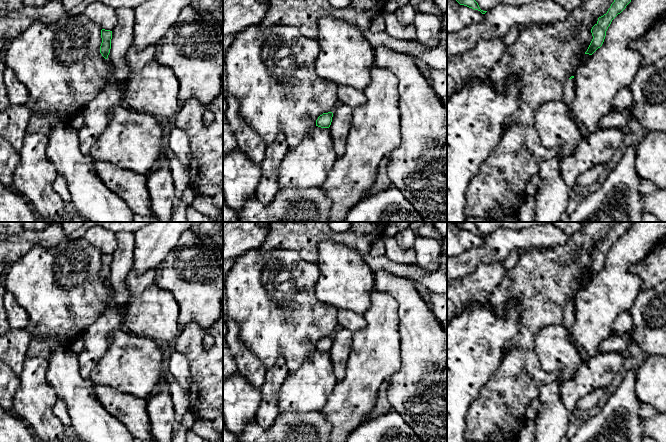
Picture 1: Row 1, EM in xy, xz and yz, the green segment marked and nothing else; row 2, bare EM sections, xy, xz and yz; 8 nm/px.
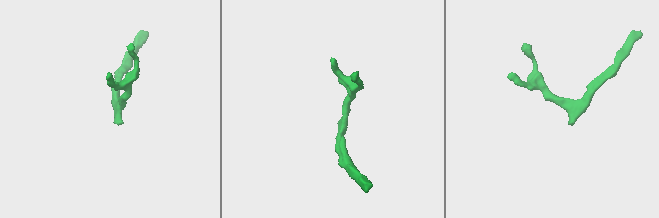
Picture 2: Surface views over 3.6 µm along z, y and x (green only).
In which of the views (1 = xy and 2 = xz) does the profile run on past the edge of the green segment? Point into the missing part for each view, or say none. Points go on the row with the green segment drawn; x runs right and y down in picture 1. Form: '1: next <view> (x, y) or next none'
1: next none
2: next none

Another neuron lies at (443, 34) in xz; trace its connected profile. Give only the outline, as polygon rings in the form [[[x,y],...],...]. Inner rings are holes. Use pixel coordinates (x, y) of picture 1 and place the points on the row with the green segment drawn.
[[[447,13],[441,16],[441,32],[439,46],[447,49]]]

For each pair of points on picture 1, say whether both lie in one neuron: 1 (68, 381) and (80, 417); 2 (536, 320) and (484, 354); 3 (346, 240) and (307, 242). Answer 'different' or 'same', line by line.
1: same
2: different
3: same

